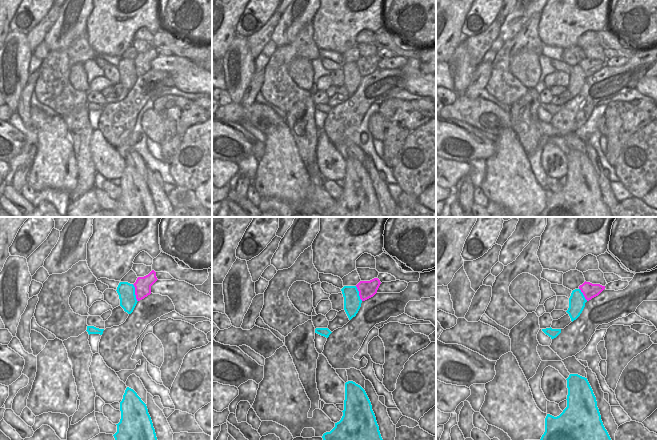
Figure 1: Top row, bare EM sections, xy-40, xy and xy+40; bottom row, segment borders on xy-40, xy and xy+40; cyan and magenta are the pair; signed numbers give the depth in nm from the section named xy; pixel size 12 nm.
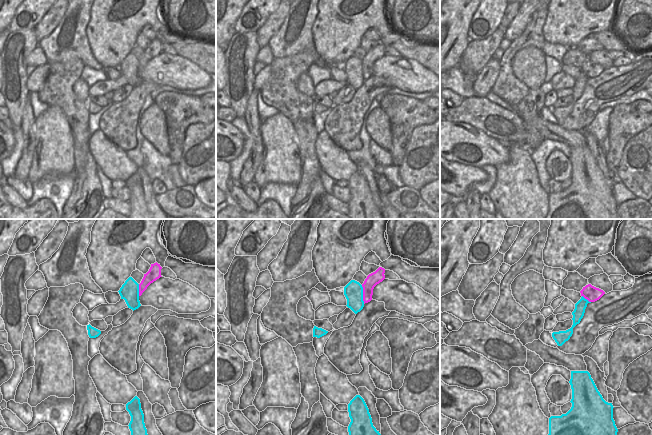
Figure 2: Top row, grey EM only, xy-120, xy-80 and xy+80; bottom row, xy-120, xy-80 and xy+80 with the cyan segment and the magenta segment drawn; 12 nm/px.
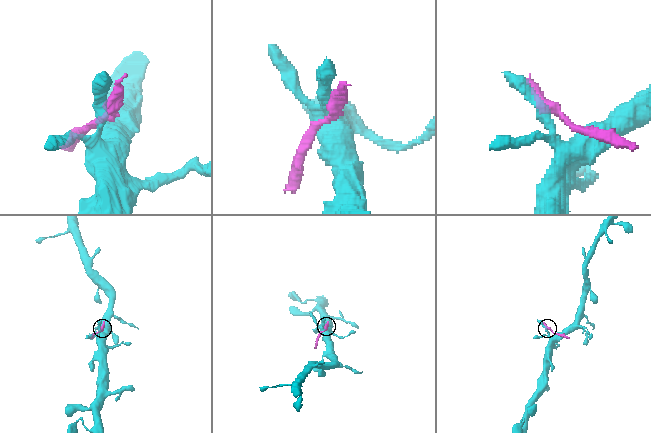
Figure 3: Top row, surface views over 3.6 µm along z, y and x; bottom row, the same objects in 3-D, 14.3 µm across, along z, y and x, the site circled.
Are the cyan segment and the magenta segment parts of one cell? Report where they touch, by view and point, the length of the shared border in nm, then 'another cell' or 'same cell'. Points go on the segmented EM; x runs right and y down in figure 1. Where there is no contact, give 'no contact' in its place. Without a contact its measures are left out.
meets cyan in xy-40 at (134, 293); contact 220 nm long; another cell

